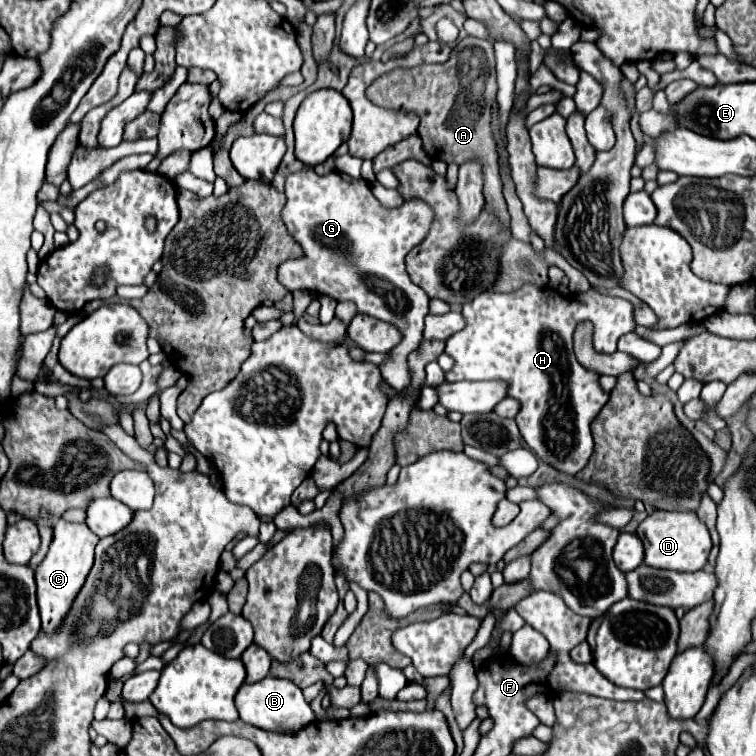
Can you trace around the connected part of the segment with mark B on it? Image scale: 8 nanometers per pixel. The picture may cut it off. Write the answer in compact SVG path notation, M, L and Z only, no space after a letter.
M263 678L255 684L243 684L235 696L235 706L243 722L269 732L299 732L307 724L315 722L315 712L303 698L301 688L283 678Z

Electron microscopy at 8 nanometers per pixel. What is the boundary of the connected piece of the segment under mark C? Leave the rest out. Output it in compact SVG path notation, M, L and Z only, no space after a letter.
M59 518L53 524L53 540L49 544L49 552L45 560L35 570L35 582L37 582L37 602L41 612L41 628L45 632L53 632L61 626L65 614L71 608L71 602L75 600L77 592L81 590L91 566L93 566L93 554L99 538L89 530L87 524L67 522Z

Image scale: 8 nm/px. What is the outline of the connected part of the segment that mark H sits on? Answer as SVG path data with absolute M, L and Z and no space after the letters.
M525 284L509 294L479 296L477 300L463 306L465 328L447 338L445 352L455 360L453 368L447 372L449 382L457 380L503 380L507 382L507 396L521 402L521 410L515 416L523 440L531 450L557 470L565 474L577 474L589 460L593 452L591 422L599 410L609 400L609 394L601 390L597 378L599 374L585 370L573 354L573 332L579 322L593 322L593 348L603 354L617 350L617 340L637 328L633 318L633 304L619 296L607 296L597 290L589 290L575 296L563 296L551 288L539 288L535 284Z

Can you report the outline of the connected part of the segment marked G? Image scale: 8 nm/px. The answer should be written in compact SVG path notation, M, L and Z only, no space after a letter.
M313 168L289 174L285 182L285 196L287 204L281 210L281 220L287 226L289 234L303 246L305 256L281 264L281 268L277 270L277 280L289 292L309 290L313 294L327 294L337 302L355 302L361 314L369 314L373 318L395 324L403 332L403 342L389 352L389 360L383 362L379 368L391 388L403 390L409 384L407 356L423 340L423 318L429 314L429 296L411 282L409 274L405 272L405 256L409 248L421 244L421 240L425 238L433 220L431 208L421 200L409 200L399 208L385 208L373 196L369 182L353 180L339 172L319 176Z

